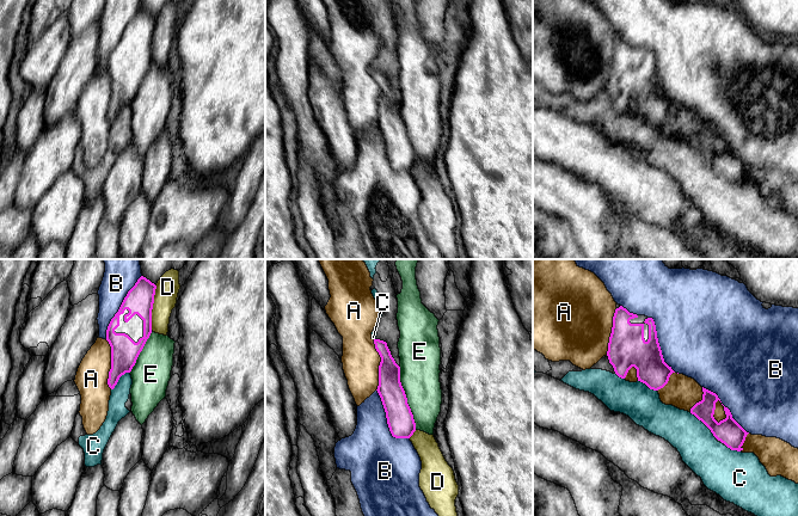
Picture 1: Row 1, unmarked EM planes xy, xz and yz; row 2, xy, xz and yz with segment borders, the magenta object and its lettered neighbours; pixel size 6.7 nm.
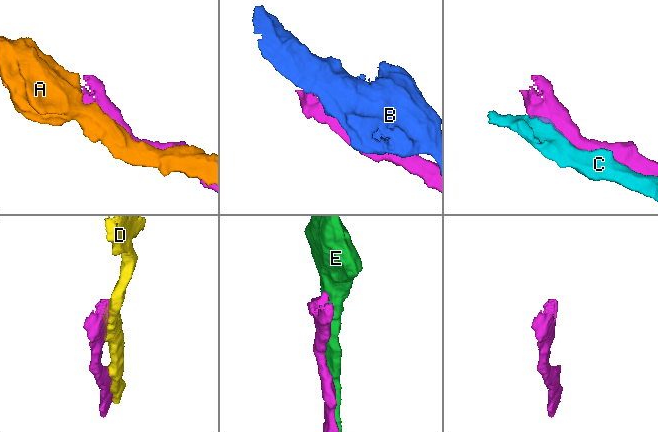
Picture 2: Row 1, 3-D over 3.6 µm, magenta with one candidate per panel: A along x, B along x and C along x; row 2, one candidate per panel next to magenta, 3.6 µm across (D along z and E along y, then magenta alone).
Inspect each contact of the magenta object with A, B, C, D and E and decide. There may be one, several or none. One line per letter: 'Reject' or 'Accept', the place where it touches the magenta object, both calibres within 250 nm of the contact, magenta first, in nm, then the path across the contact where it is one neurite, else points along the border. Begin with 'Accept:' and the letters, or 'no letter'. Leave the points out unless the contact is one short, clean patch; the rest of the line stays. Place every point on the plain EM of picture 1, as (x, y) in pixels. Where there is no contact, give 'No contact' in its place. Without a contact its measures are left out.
Accept: no letter
A: Reject. Touches magenta at xz (380, 97). Thickness 170 nm (magenta) against 240 nm
B: Reject. Touches magenta at xy (120, 40). Thickness 190 nm (magenta) against 200 nm
C: Reject. Touches magenta at yz (704, 155). Thickness 170 nm (magenta) against 280 nm
D: Reject. Touches magenta at xy (152, 40). Thickness 190 nm (magenta) against 160 nm
E: Reject. Touches magenta at xz (406, 130). Thickness 180 nm (magenta) against 280 nm

